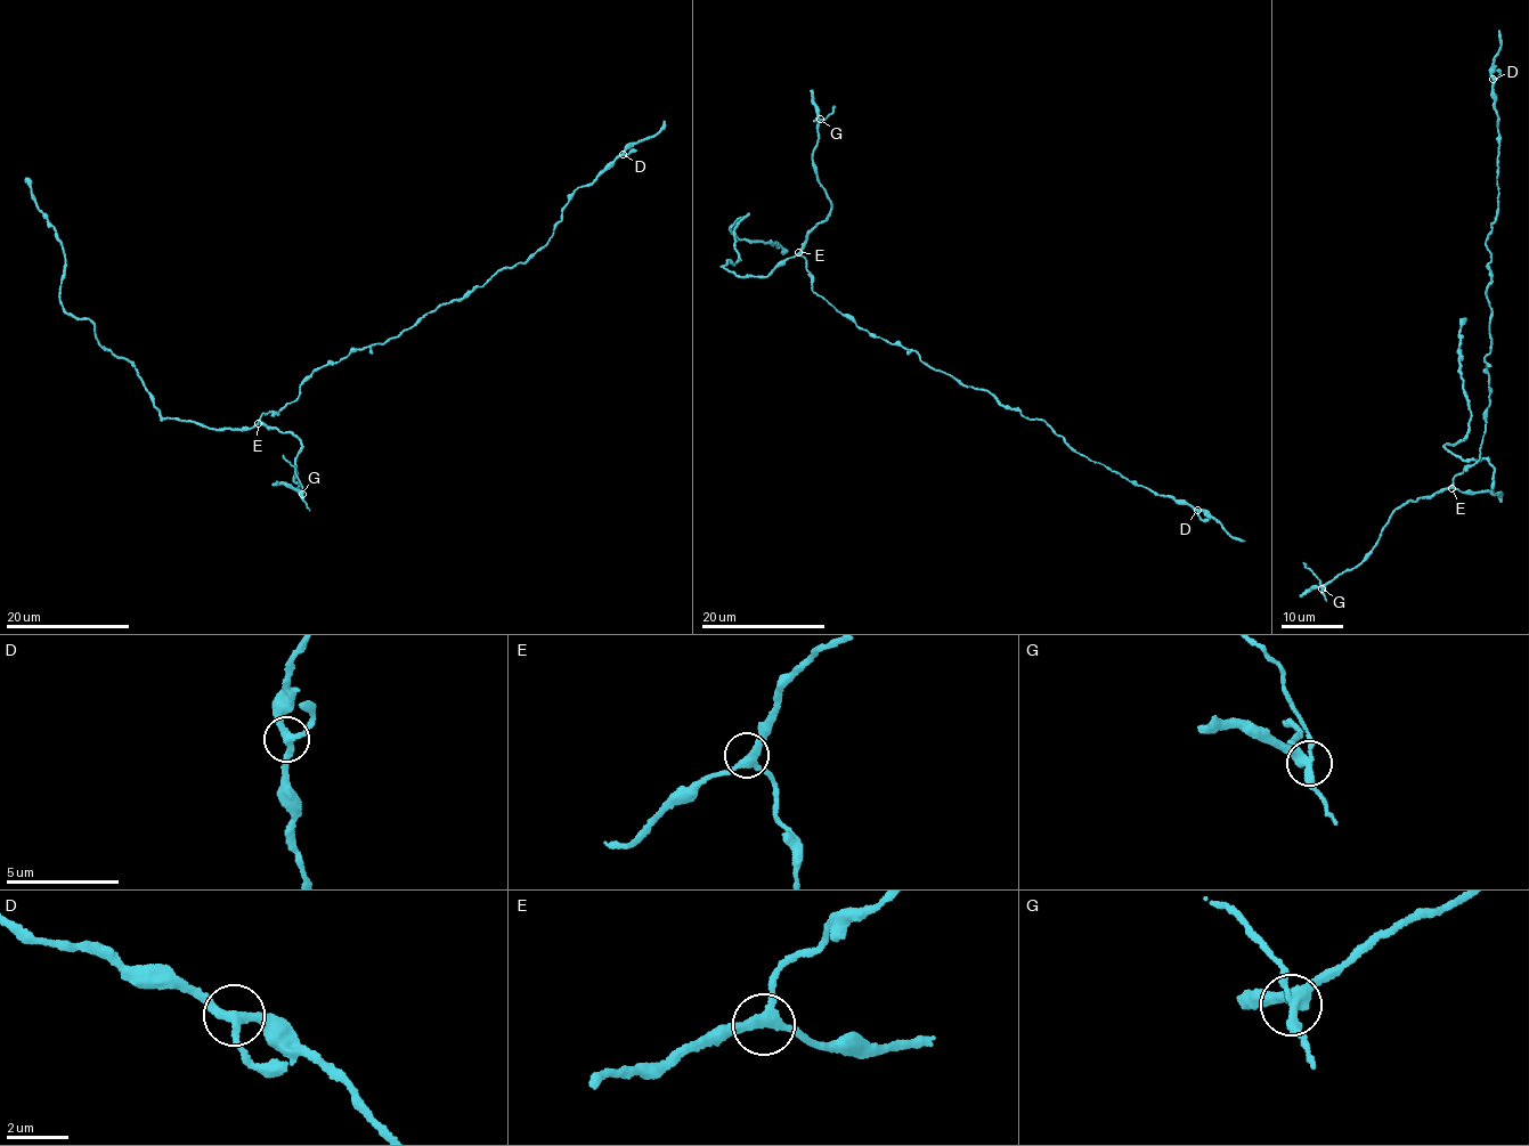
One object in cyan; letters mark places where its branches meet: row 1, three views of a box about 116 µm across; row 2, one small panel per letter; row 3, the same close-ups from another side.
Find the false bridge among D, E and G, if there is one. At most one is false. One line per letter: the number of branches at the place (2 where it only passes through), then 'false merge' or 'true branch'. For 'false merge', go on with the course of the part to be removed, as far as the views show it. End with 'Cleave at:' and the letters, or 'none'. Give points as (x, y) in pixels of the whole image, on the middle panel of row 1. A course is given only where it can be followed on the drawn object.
D: 3 branches meet; true branch
E: 3 branches meet; true branch
G: 3 branches meet; false merge; foreign part runs (819, 120), (826, 120), (834, 106)
Cleave at: G

